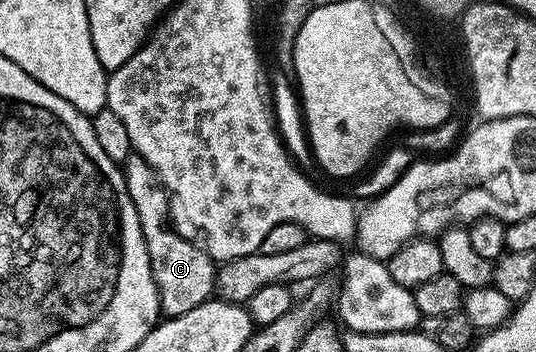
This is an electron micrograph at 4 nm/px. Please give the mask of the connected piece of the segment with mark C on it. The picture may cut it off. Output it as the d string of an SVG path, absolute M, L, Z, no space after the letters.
M132 152L127 161L122 163L121 169L129 200L133 200L137 208L137 220L141 220L141 232L145 236L145 248L151 261L151 275L159 293L159 309L168 318L185 316L185 312L197 308L197 304L208 301L216 293L217 263L202 245L194 246L189 239L171 230L167 223L167 189L143 157Z

